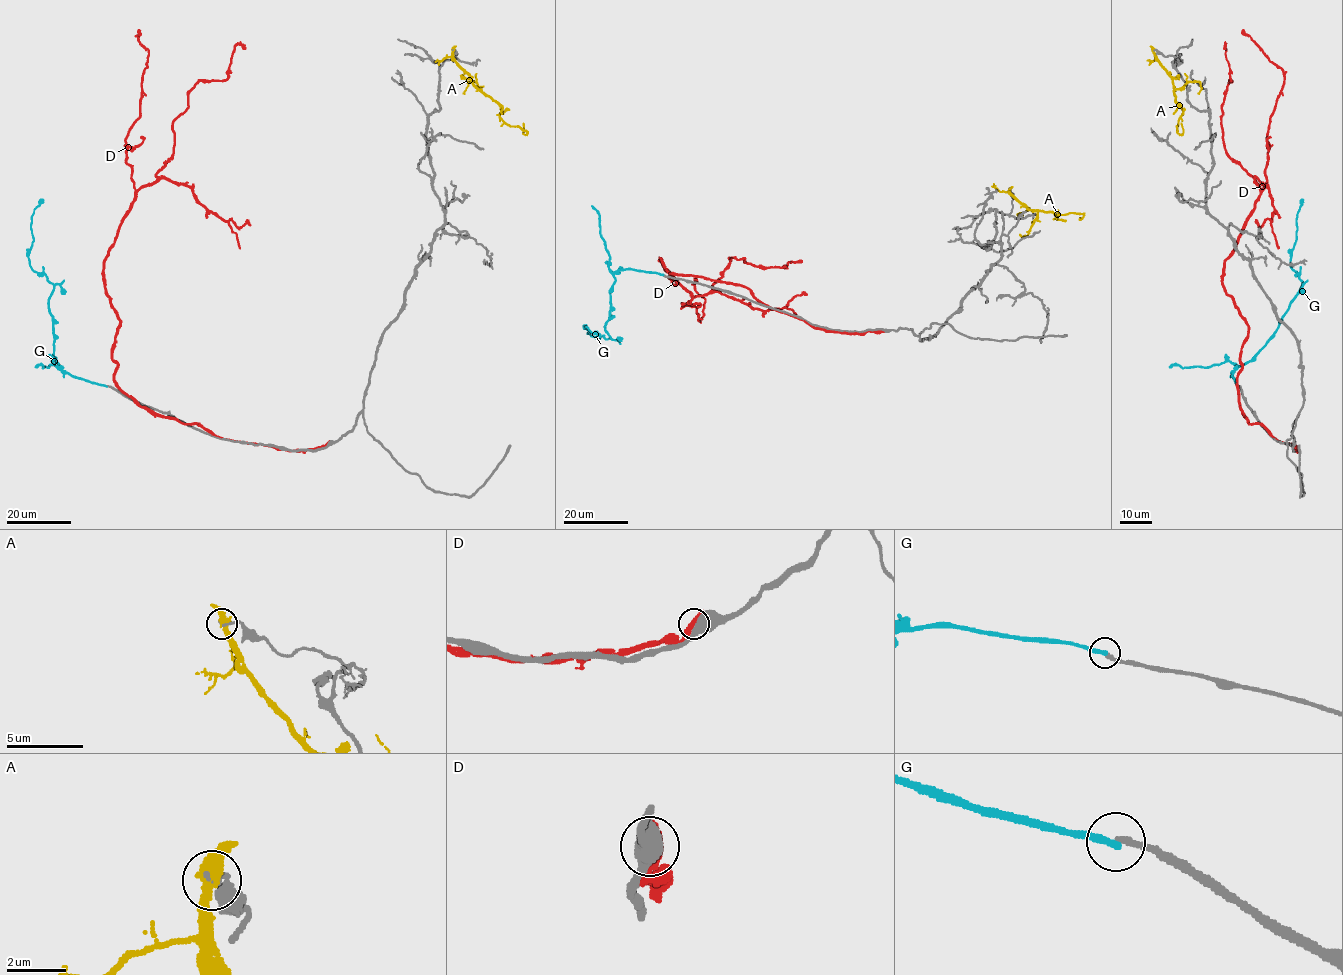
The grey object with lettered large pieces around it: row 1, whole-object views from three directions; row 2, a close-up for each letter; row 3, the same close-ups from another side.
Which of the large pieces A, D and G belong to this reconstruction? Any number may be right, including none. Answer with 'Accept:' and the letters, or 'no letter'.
Accept: no letter

